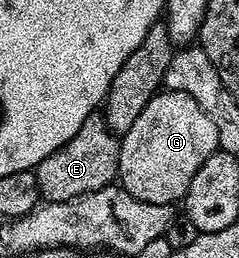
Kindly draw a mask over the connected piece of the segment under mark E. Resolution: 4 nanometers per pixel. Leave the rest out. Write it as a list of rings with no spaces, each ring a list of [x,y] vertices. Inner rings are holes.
[[[102,114],[90,115],[81,129],[61,149],[49,153],[45,161],[35,168],[40,196],[48,203],[60,203],[79,199],[85,193],[93,193],[102,187],[110,187],[119,174],[120,136],[113,134],[107,127]]]

